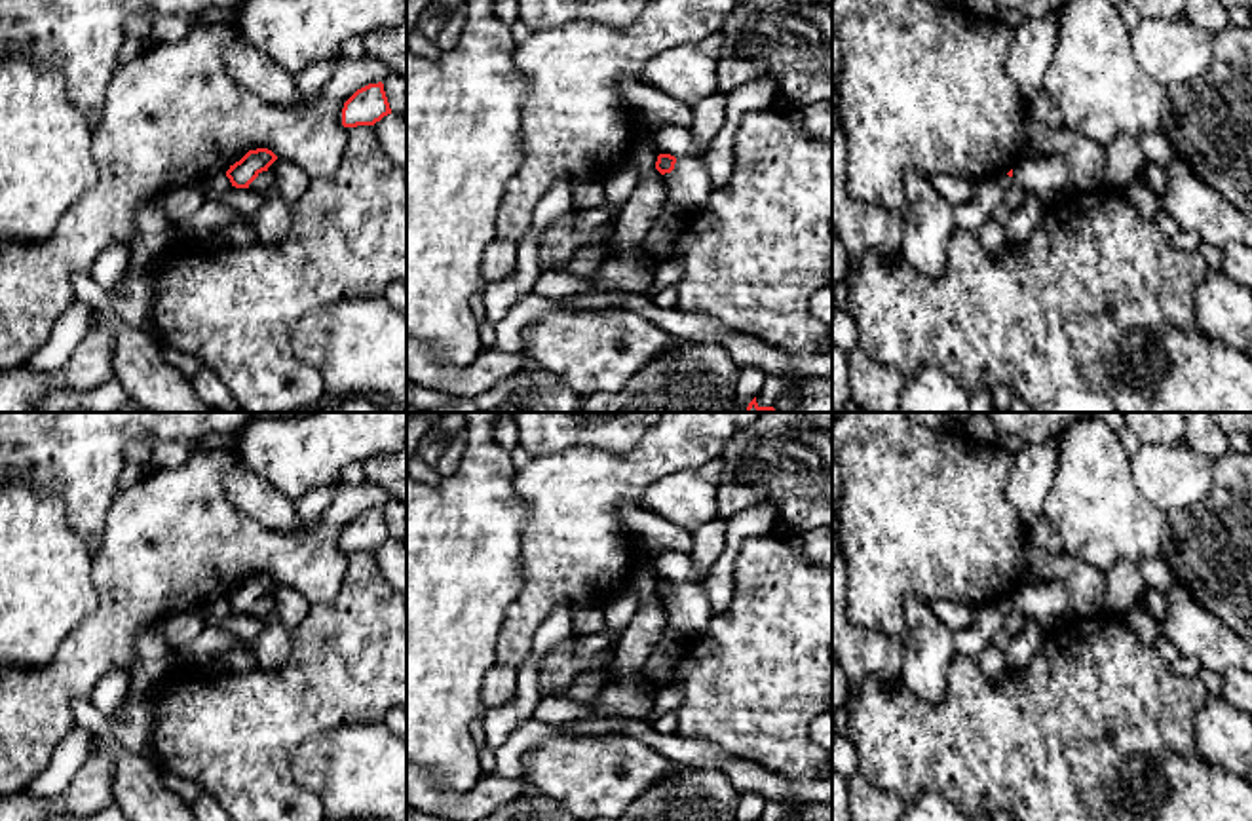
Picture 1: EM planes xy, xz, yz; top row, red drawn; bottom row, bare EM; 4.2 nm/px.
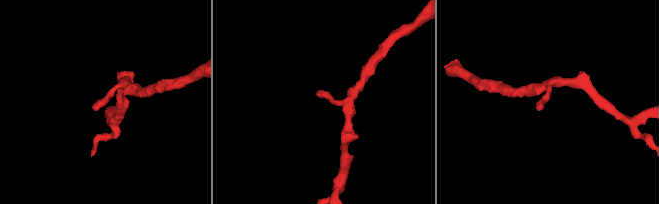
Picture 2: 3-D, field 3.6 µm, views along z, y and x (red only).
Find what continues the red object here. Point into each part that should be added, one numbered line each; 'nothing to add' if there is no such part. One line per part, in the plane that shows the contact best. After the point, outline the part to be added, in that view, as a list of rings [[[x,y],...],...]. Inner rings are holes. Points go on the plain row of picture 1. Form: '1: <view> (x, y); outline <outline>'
nothing to add

